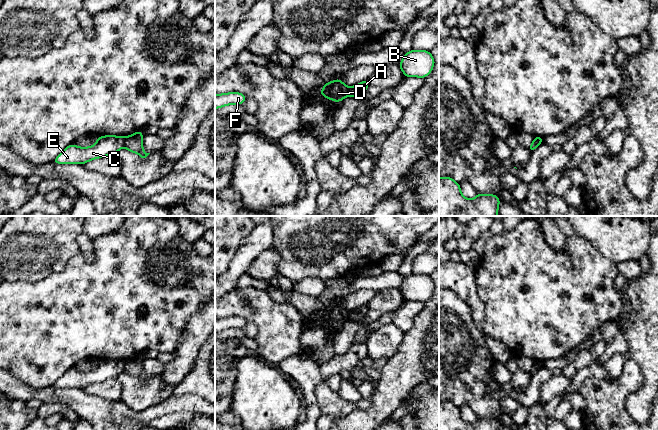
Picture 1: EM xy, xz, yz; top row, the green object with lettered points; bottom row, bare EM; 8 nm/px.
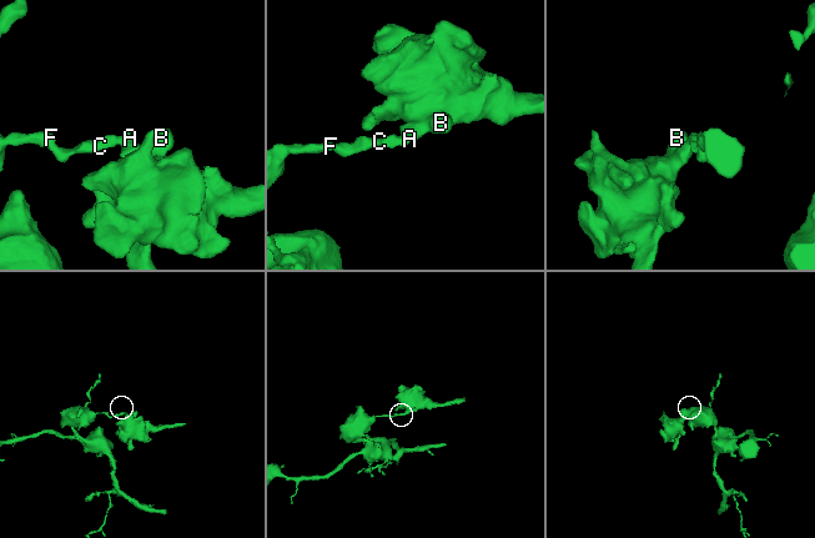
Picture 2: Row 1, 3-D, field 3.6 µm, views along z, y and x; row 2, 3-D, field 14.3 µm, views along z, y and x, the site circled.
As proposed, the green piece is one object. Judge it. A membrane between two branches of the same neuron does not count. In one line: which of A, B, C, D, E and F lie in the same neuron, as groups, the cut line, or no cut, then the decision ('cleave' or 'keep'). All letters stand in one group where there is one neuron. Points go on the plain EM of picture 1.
groups A B / C D E F; cut xy (125, 361), (123, 370); cleave

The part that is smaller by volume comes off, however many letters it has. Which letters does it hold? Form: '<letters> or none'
A, B

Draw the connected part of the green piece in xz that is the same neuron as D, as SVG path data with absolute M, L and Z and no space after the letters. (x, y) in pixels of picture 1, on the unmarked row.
M336 303L329 307L325 307L319 317L327 323L339 327L348 320L348 314L349 311L346 310L341 303Z

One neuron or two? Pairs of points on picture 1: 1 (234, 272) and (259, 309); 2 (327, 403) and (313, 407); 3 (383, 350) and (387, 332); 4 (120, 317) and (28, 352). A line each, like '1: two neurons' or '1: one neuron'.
1: two neurons
2: two neurons
3: one neuron
4: one neuron

